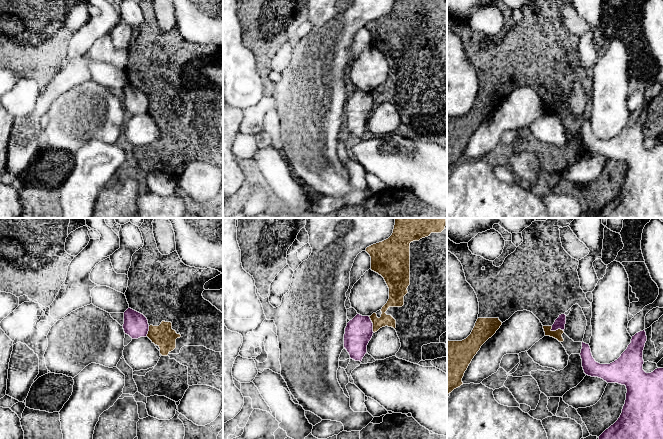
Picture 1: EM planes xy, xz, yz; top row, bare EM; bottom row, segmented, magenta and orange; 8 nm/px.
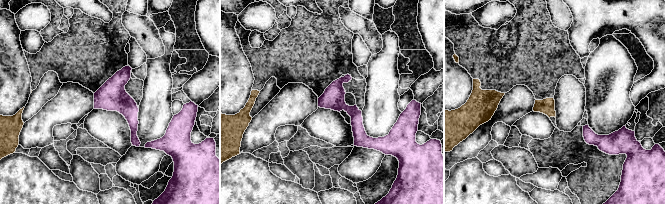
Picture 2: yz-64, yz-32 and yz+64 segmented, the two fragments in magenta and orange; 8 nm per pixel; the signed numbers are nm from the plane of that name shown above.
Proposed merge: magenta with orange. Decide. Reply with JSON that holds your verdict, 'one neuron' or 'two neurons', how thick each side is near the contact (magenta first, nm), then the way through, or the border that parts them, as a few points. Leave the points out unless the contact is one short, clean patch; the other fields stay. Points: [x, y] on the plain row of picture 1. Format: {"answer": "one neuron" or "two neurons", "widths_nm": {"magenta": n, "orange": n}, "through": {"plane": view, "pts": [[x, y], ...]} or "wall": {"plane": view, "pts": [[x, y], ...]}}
{"answer": "two neurons", "widths_nm": {"magenta": 90, "orange": 70}, "wall": {"plane": "yz", "pts": [[550, 105], [561, 105], [563, 107]]}}

